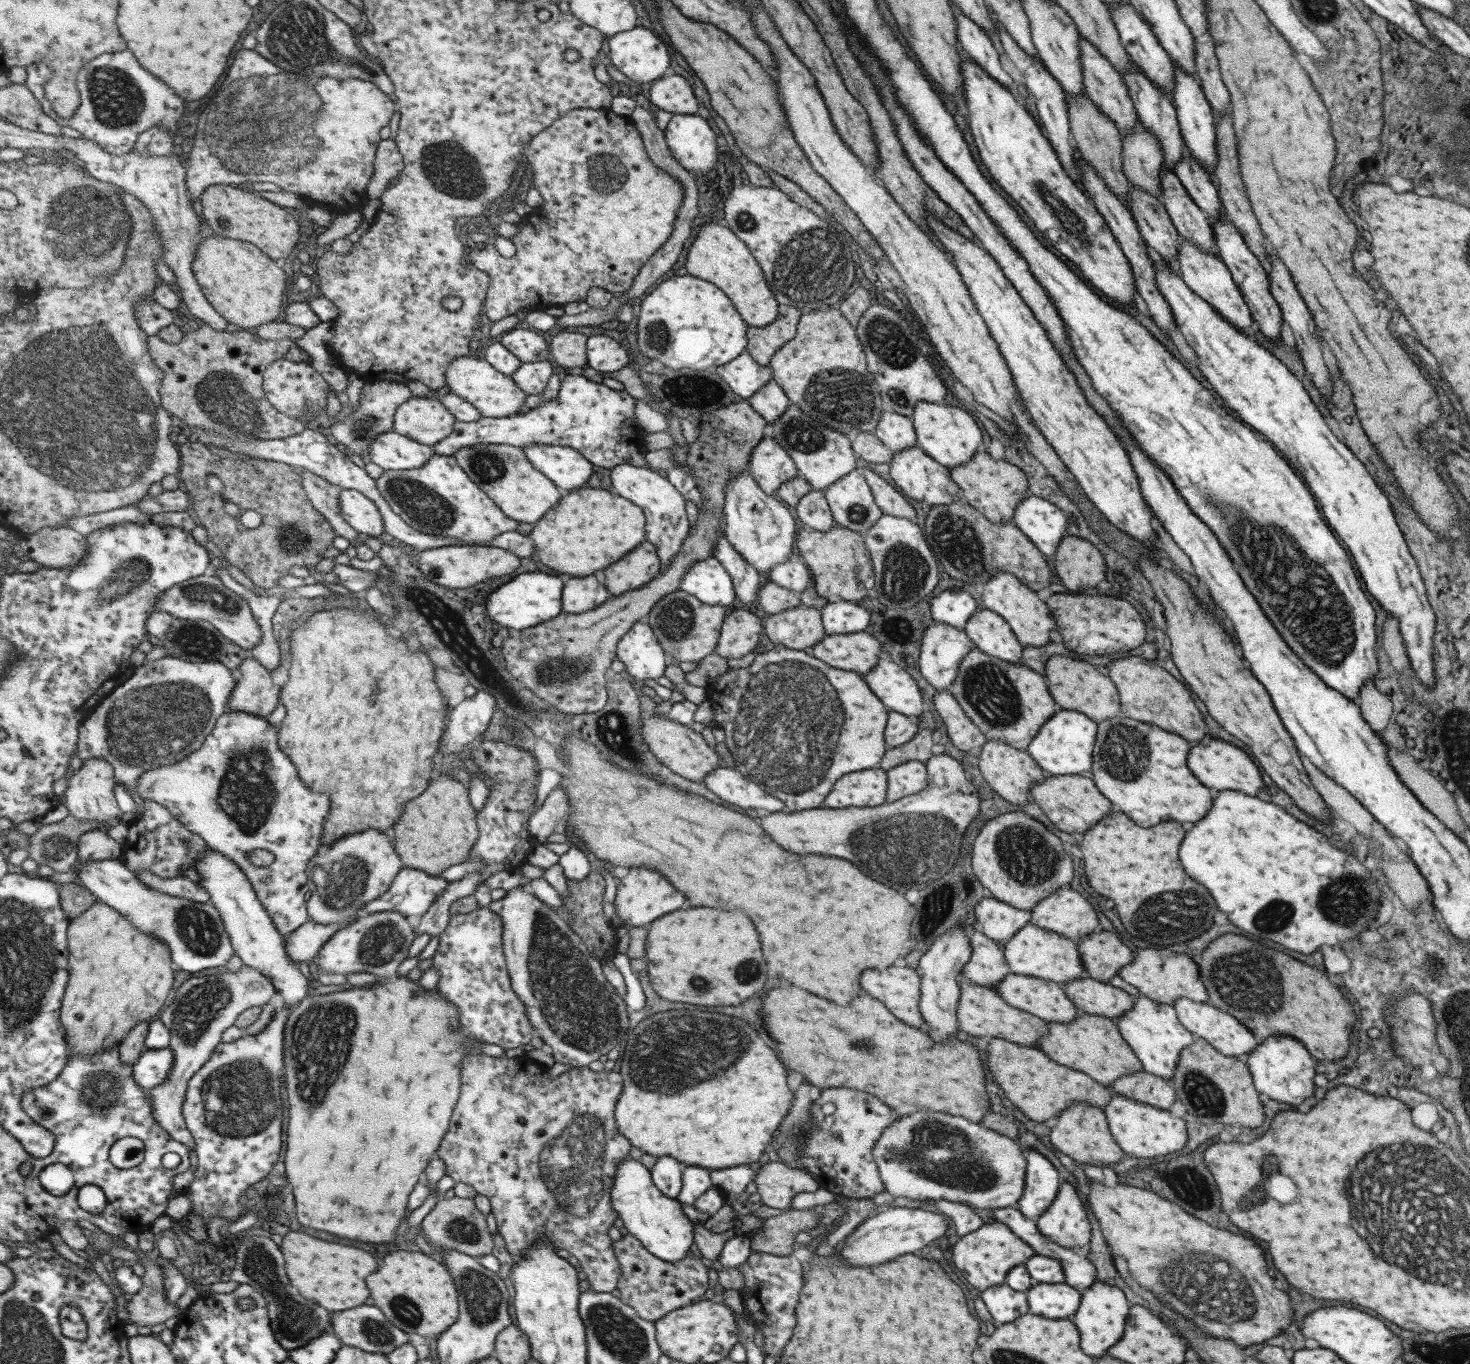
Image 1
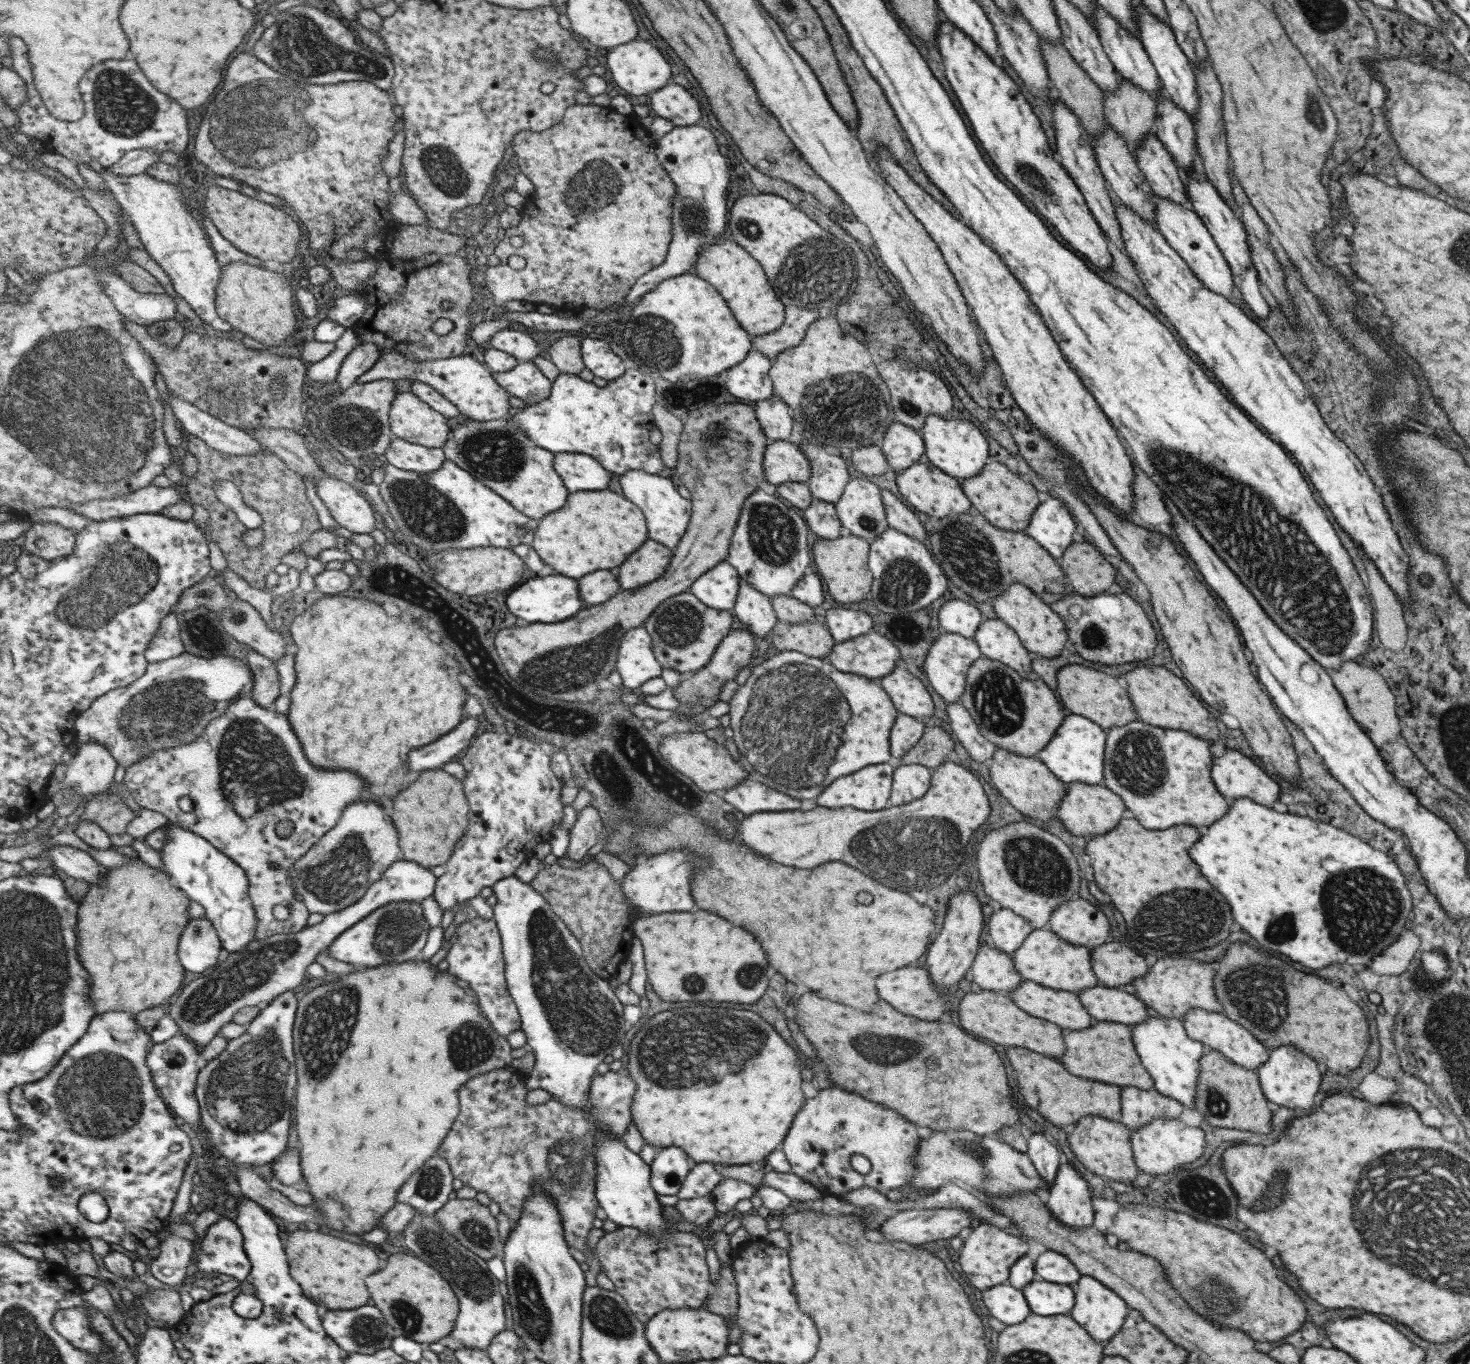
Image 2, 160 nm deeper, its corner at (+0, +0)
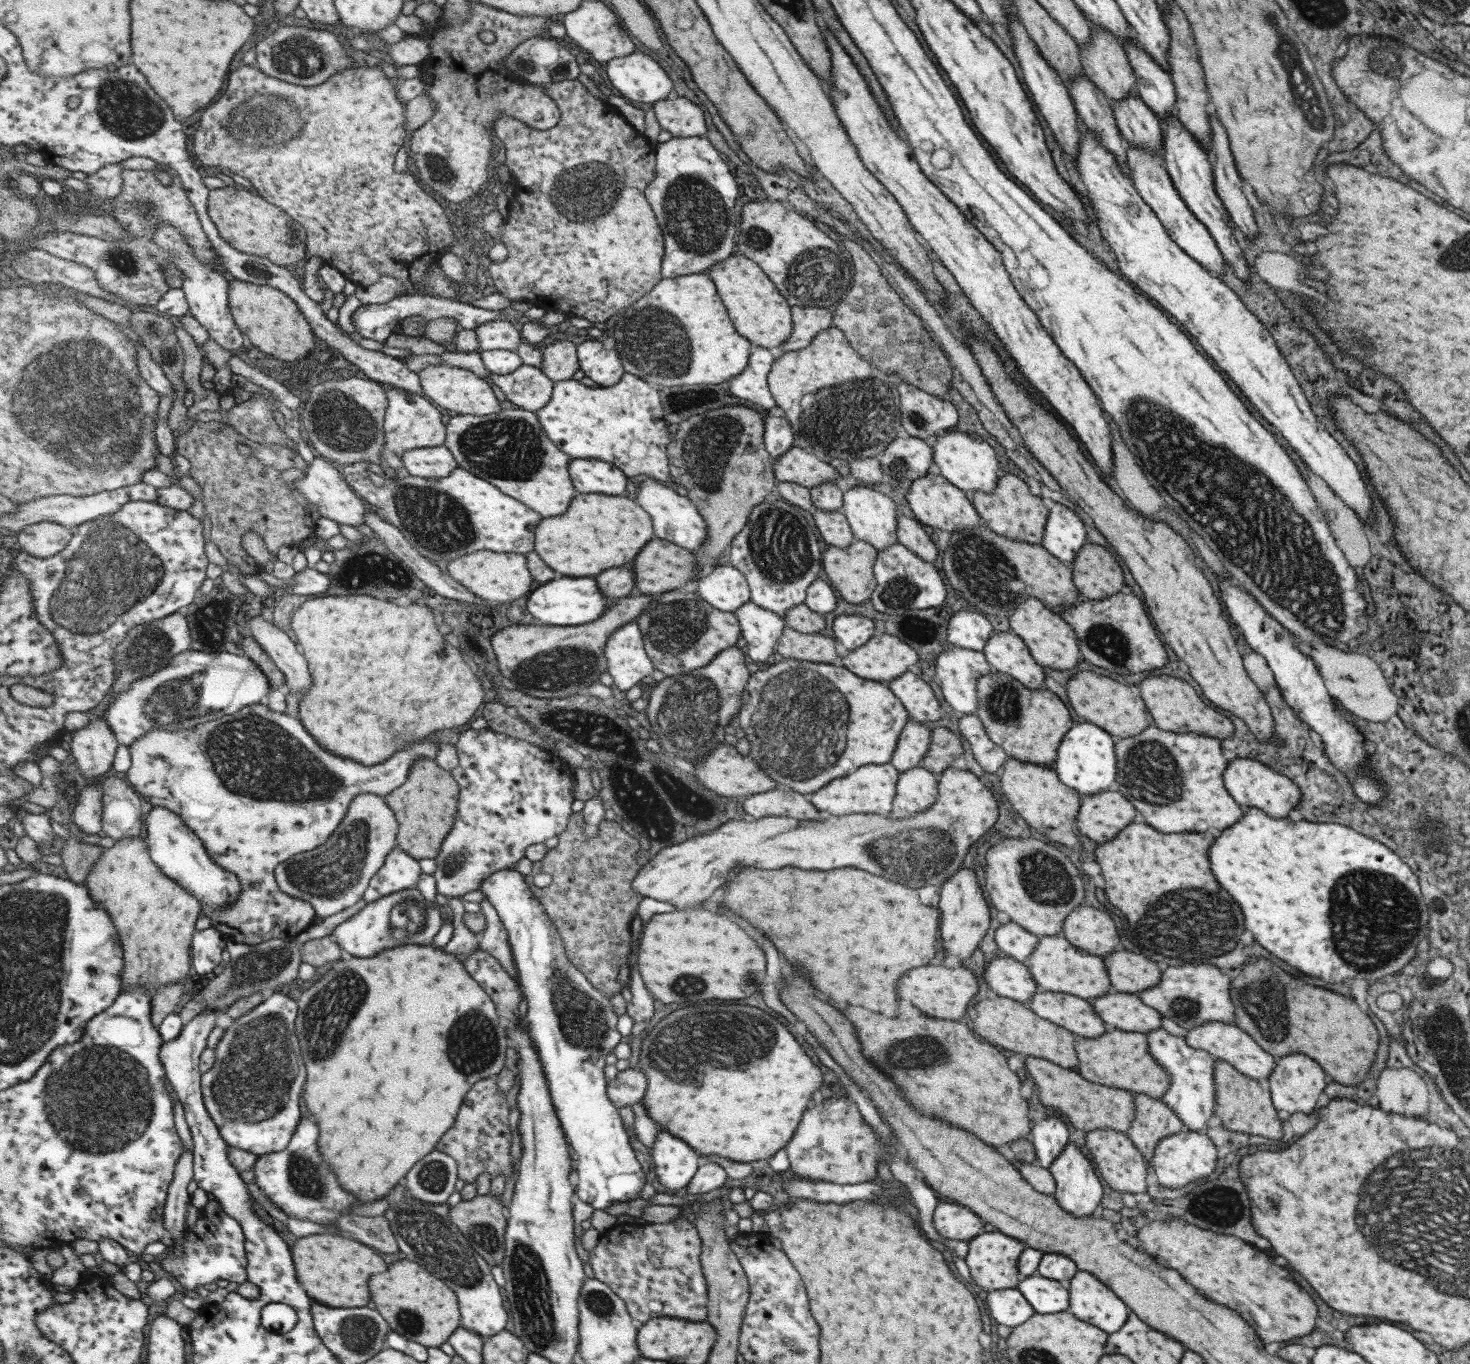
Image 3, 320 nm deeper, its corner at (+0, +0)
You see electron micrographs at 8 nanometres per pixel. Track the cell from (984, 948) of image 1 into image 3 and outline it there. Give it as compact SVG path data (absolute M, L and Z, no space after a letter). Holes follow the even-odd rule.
M996 955L986 964L983 971L985 984L999 997L1023 1003L1039 990L1024 963L1006 955Z

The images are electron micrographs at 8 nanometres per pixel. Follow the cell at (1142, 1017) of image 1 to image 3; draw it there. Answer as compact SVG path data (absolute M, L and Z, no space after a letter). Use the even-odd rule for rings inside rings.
M1162 1028L1147 1032L1146 1043L1147 1054L1153 1058L1153 1062L1164 1068L1170 1080L1168 1089L1160 1101L1174 1111L1185 1129L1204 1132L1207 1128L1205 1122L1214 1114L1214 1059L1204 1050L1187 1046L1183 1037L1175 1037Z

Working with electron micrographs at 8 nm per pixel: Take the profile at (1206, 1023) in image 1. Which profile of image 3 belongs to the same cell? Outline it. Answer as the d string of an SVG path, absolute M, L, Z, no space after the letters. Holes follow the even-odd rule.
M1208 1021L1188 1030L1184 1040L1187 1046L1204 1050L1214 1060L1220 1059L1230 1063L1241 1074L1262 1083L1270 1076L1275 1066L1275 1058L1271 1054L1267 1054L1268 1052L1265 1052L1246 1032L1234 1025Z

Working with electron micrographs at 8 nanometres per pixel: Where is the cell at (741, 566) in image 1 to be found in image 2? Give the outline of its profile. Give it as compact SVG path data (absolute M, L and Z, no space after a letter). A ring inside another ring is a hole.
M741 581L738 587L737 604L733 614L757 638L763 638L777 621L769 598L755 591L745 581Z

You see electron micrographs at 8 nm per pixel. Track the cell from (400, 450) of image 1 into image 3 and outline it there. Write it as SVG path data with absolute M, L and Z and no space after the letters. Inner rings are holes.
M447 445L408 450L403 462L408 472L421 478L443 478L460 467L455 455Z

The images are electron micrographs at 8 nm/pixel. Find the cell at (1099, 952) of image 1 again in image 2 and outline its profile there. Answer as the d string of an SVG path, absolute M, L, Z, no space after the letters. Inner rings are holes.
M1110 939L1090 950L1092 971L1103 987L1116 989L1147 972L1143 957L1122 943Z

